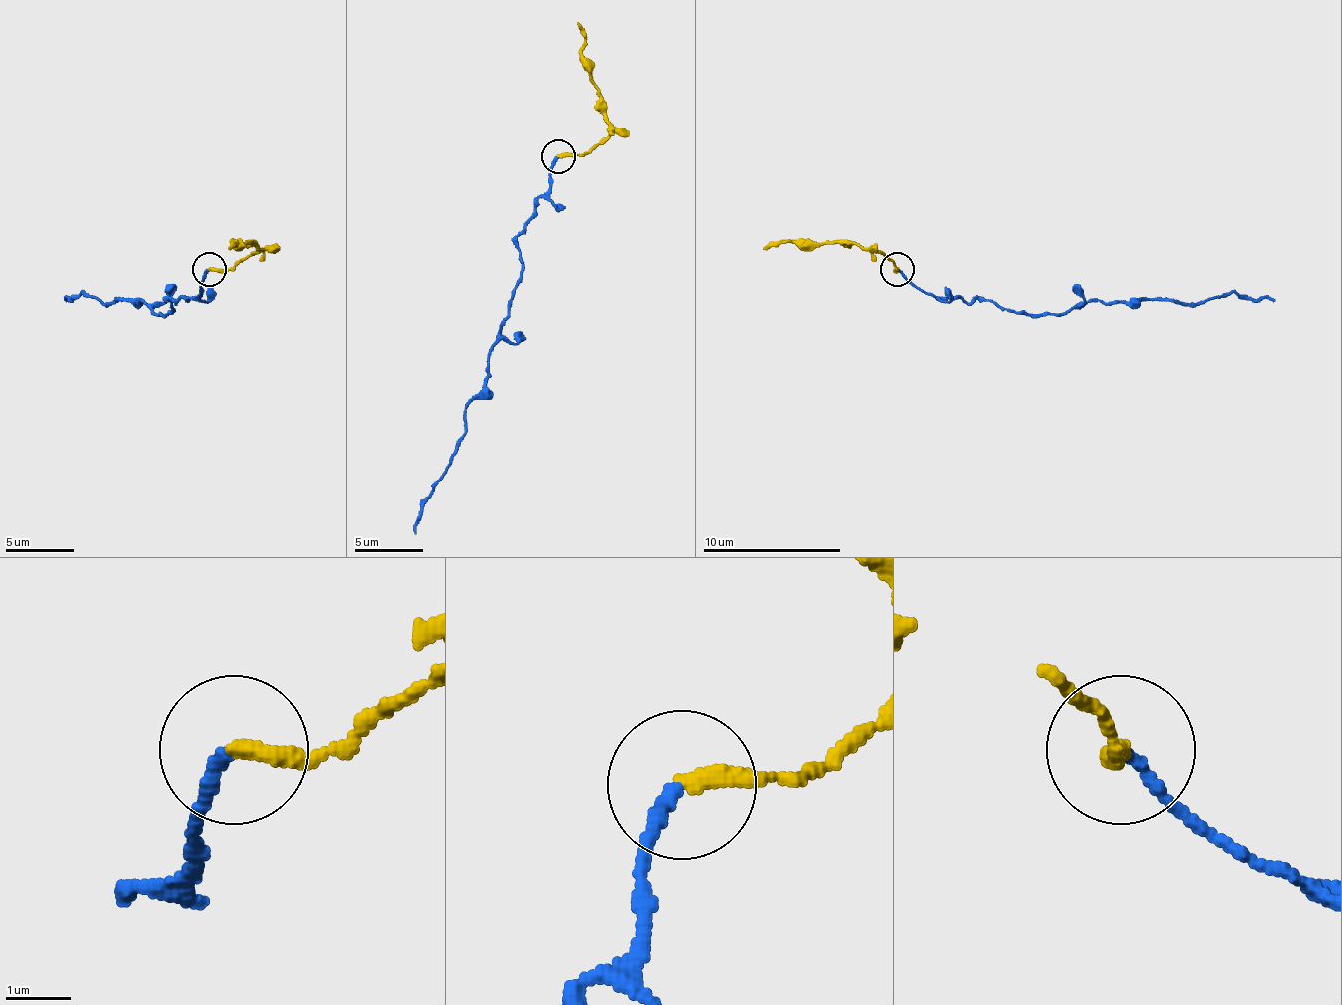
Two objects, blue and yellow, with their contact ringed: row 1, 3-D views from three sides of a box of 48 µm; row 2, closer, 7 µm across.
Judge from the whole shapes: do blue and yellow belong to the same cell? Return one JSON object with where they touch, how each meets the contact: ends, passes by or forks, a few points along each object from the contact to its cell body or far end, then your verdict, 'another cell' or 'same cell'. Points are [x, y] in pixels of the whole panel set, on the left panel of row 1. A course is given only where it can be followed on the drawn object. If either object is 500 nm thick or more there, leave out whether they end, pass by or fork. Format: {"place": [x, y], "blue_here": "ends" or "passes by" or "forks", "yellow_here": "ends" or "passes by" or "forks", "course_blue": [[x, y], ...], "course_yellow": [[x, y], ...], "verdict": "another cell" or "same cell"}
{"place": [209, 269], "blue_here": "ends", "yellow_here": "ends", "course_blue": [[208, 270], [194, 297], [167, 301], [174, 308], [167, 315], [139, 301], [105, 304], [84, 294], [67, 301]], "course_yellow": [[208, 270], [232, 270], [260, 249], [253, 242], [232, 242], [236, 242], [229, 249]], "verdict": "same cell"}

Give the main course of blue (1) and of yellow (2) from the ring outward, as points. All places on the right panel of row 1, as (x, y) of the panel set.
1: (898, 270), (936, 297), (977, 301), (1032, 315), (1067, 315), (1098, 301), (1201, 304), (1229, 294), (1274, 301)
2: (898, 270), (874, 249), (836, 242), (770, 242), (763, 249)

